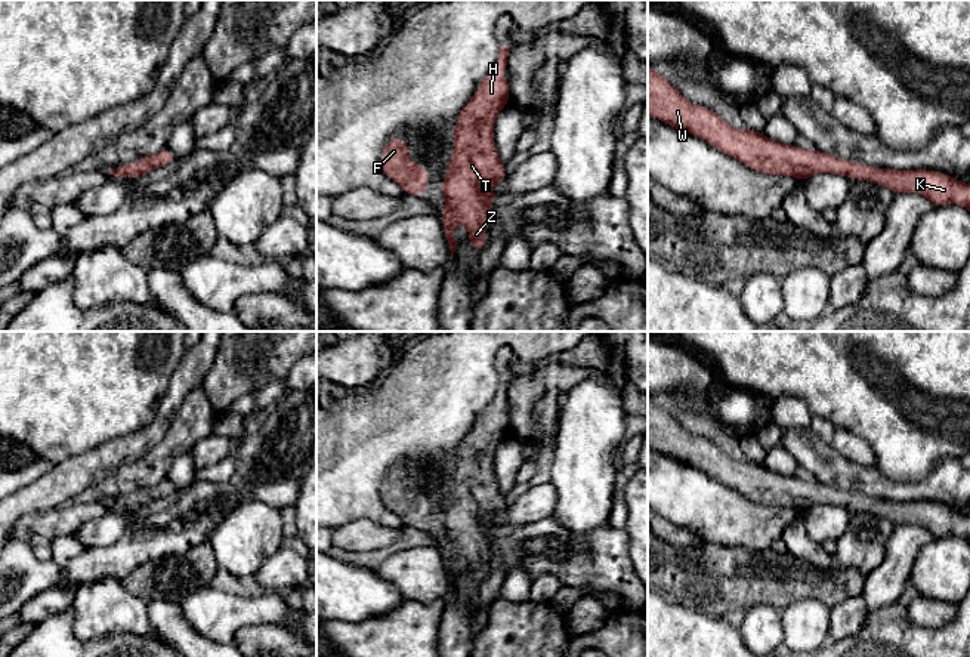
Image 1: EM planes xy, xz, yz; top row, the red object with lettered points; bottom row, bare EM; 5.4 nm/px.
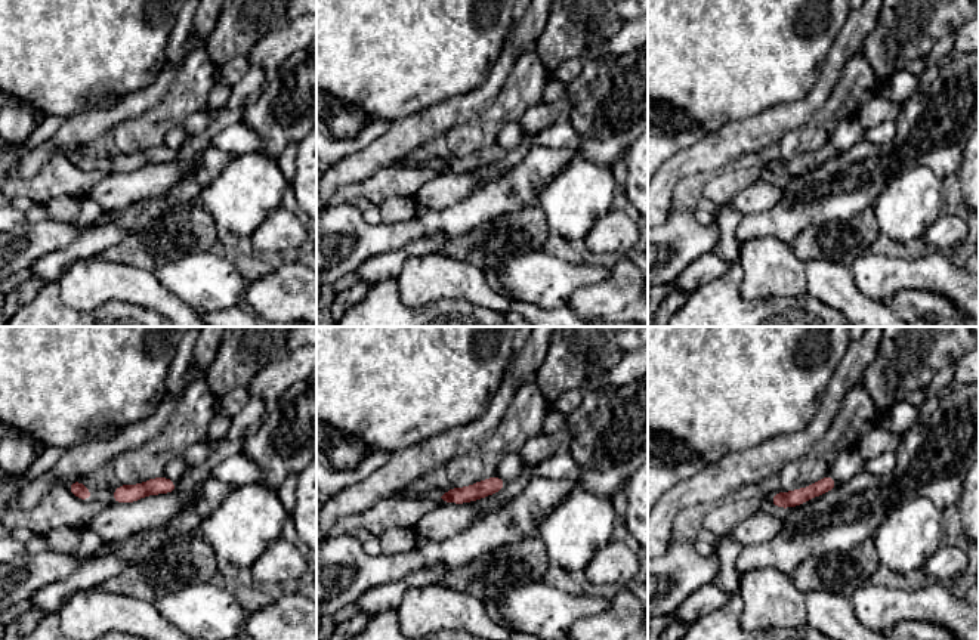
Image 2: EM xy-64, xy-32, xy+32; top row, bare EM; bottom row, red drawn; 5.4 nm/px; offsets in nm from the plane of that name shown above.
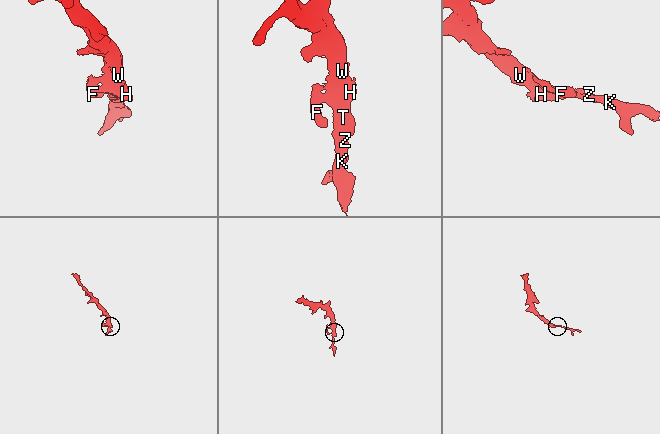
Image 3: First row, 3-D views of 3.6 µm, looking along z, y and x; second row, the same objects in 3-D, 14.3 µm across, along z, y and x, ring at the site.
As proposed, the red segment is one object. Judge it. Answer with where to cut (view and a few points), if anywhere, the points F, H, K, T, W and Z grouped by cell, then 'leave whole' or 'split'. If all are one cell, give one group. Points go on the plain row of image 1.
no cut | F H K T W Z | leave whole

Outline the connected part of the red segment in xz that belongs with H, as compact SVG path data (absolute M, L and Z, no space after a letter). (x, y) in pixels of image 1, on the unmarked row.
M500 379L497 394L488 404L472 431L454 454L454 482L442 511L442 527L448 534L439 549L451 580L451 592L457 580L454 556L464 555L469 574L476 583L486 579L484 549L494 537L491 530L498 527L488 516L500 516L507 508L504 494L494 476L494 454L498 444L510 434L507 404L509 380Z

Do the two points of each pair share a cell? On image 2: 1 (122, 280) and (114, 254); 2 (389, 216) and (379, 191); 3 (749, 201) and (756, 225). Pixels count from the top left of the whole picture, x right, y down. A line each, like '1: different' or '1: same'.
1: different
2: different
3: different

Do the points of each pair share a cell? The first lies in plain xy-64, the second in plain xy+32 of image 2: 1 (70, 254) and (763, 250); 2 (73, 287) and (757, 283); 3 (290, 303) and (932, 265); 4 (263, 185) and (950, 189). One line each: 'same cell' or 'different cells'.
1: different cells
2: same cell
3: different cells
4: different cells

